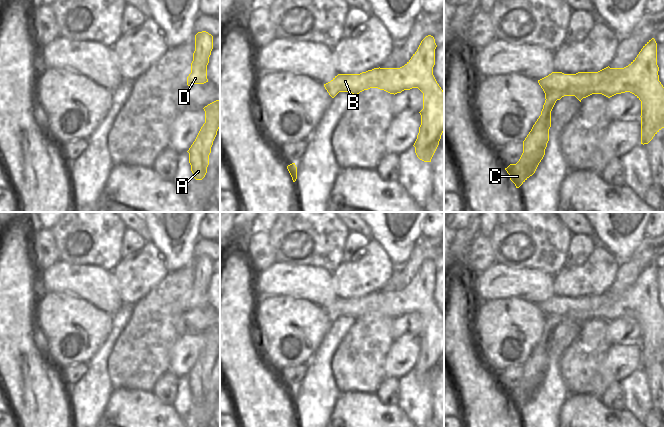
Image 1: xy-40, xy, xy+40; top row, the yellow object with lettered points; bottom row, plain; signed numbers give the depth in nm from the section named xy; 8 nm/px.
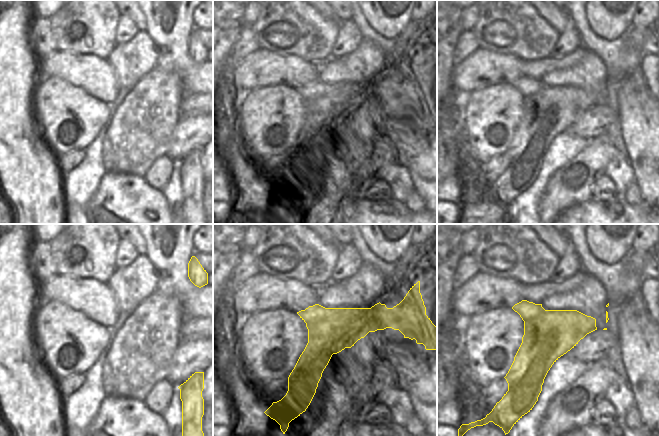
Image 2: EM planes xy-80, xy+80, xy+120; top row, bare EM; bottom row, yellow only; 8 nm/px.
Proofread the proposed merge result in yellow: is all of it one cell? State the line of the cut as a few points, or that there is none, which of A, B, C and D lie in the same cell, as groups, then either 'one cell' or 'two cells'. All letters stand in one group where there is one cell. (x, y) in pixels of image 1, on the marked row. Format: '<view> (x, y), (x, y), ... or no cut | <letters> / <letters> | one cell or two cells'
xy+40 (582, 98), (571, 90), (563, 90), (555, 99), (546, 99) | A B D / C | two cells

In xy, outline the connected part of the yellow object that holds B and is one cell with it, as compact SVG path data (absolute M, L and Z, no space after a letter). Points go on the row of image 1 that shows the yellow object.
M428 35L421 41L417 51L404 66L400 68L379 67L360 74L338 74L330 82L324 84L324 87L331 97L335 97L341 90L347 90L356 96L364 90L378 88L395 95L404 90L418 88L423 93L423 109L419 112L421 115L421 125L413 146L420 160L431 162L439 145L441 135L444 132L444 91L433 75L436 47L434 37Z

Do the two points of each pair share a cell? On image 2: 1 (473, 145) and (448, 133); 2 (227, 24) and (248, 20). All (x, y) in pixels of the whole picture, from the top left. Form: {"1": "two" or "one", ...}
{"1": "two", "2": "two"}

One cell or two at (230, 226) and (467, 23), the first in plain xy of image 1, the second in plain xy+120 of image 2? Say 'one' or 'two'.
two

